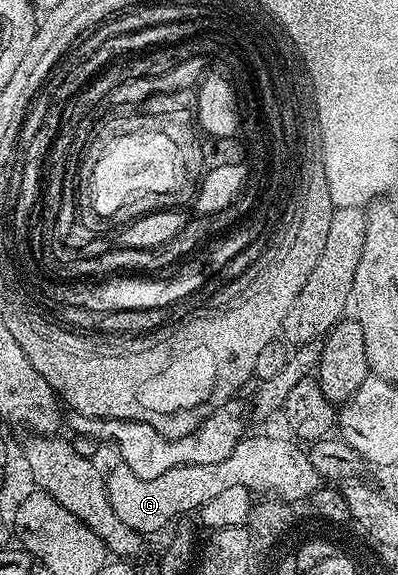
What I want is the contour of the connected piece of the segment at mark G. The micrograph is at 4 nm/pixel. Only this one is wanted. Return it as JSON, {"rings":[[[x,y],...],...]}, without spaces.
{"rings":[[[244,436],[234,452],[218,464],[169,468],[169,472],[156,478],[140,476],[130,465],[118,464],[106,475],[109,502],[121,524],[129,524],[138,534],[150,536],[165,529],[174,518],[190,510],[198,511],[208,505],[209,500],[237,484],[253,489],[274,489],[275,494],[286,498],[310,499],[321,488],[319,473],[313,468],[310,453],[298,441],[287,438]]]}

